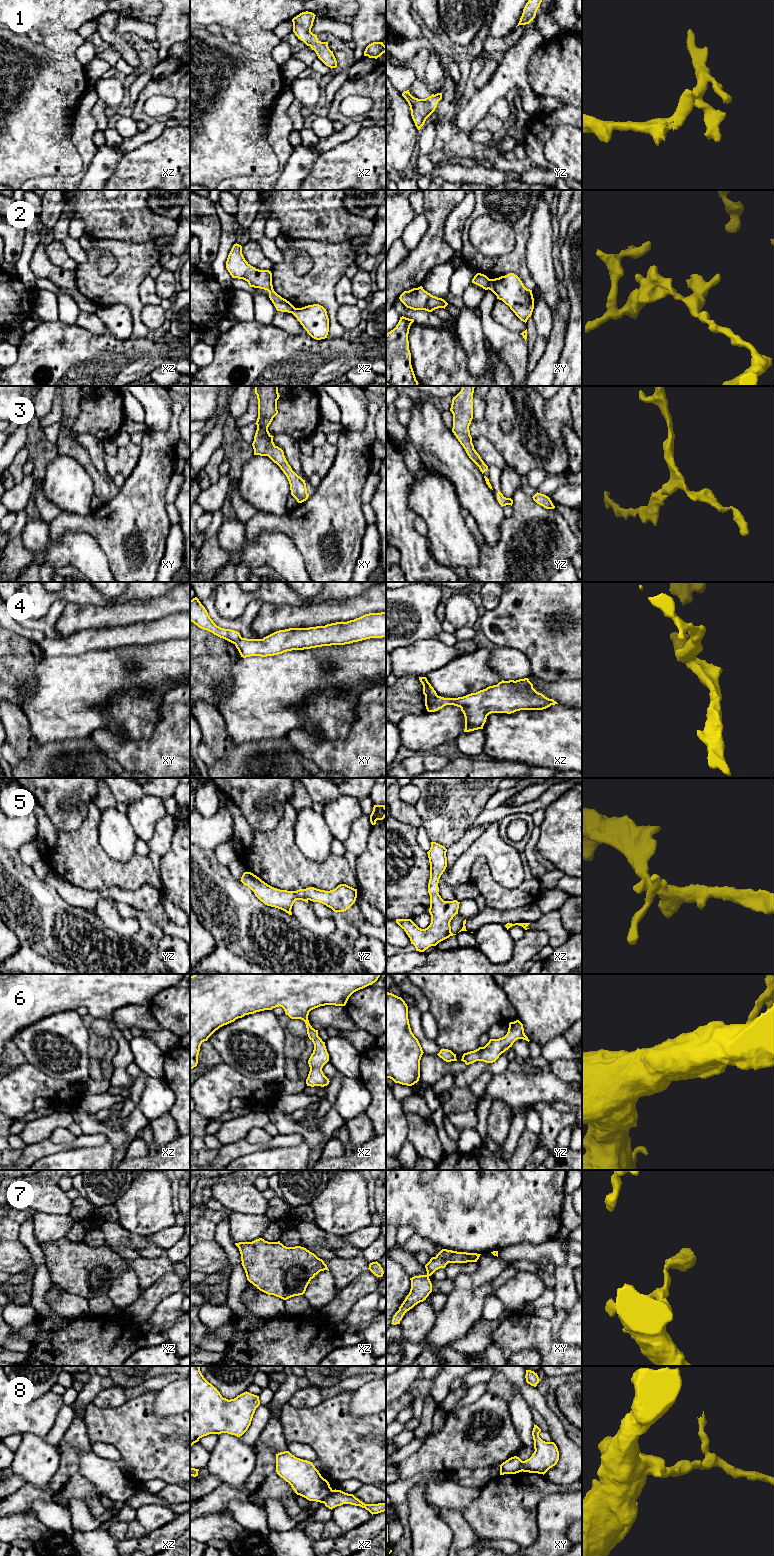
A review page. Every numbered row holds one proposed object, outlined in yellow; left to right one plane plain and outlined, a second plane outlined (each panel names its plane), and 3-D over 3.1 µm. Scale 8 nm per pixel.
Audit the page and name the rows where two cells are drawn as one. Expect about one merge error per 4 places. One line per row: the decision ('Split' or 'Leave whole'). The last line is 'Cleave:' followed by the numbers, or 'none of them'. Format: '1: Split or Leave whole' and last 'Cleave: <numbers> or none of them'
1: Leave whole
2: Split
3: Leave whole
4: Split
5: Leave whole
6: Leave whole
7: Leave whole
8: Split
Cleave: 2, 4, 8

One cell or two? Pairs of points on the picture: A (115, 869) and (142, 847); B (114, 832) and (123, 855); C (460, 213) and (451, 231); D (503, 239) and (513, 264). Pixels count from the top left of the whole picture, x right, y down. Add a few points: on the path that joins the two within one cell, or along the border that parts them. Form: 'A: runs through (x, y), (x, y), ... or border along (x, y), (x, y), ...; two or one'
A: border along (136, 853), (146, 856); two
B: runs through (117, 838), (123, 849); one
C: runs through (457, 217), (453, 227); one
D: border along (514, 230), (514, 248), (509, 253), (486, 257); two

